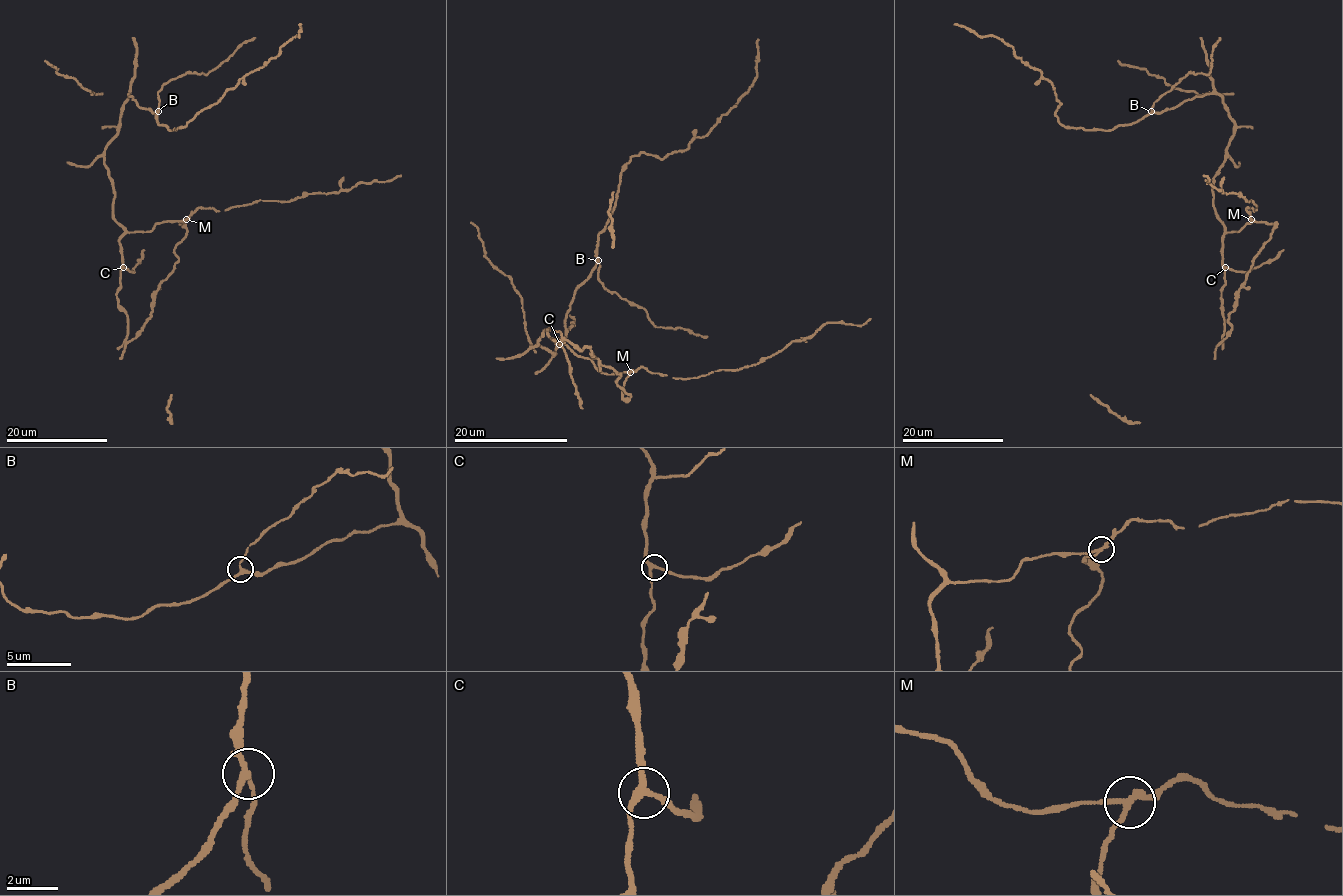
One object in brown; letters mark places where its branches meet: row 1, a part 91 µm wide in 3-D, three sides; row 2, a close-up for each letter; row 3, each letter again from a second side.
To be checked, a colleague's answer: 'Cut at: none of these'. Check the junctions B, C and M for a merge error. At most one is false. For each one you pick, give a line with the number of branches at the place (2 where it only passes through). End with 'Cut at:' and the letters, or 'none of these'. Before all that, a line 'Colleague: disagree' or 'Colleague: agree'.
Colleague: disagree
M: 3
Cut at: M

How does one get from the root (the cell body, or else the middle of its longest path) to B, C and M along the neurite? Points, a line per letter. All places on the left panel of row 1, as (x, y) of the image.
B: (117, 129), (129, 93), (140, 107), (152, 112), (158, 111)
C: (117, 129), (115, 137), (105, 149), (104, 165), (114, 189), (113, 218), (124, 231), (119, 241), (123, 267)
M: (117, 129), (104, 156), (114, 189), (113, 217), (128, 232), (149, 232), (157, 223), (186, 219)

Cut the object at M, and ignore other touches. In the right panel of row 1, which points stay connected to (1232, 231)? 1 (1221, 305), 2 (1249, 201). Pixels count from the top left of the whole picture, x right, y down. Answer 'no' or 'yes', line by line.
1: yes
2: yes

